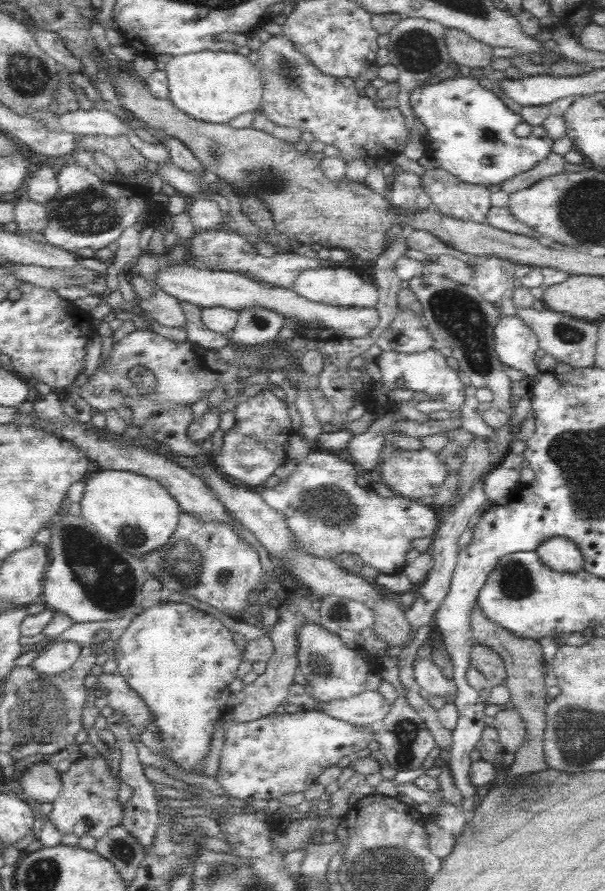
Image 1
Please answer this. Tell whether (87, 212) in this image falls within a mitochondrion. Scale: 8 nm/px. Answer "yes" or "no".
yes

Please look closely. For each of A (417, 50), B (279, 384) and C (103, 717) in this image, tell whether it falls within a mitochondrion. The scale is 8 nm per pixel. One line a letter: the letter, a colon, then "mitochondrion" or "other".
A: mitochondrion
B: other
C: other

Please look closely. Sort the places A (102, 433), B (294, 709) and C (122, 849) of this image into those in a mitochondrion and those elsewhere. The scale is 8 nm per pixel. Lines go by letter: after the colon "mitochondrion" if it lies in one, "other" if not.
A: other
B: other
C: mitochondrion

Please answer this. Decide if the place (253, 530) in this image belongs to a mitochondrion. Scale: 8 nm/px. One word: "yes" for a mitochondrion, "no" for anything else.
no

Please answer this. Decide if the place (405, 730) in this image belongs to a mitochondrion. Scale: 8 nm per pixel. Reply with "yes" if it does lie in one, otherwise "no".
yes

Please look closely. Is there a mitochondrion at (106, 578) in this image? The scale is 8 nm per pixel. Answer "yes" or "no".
yes

